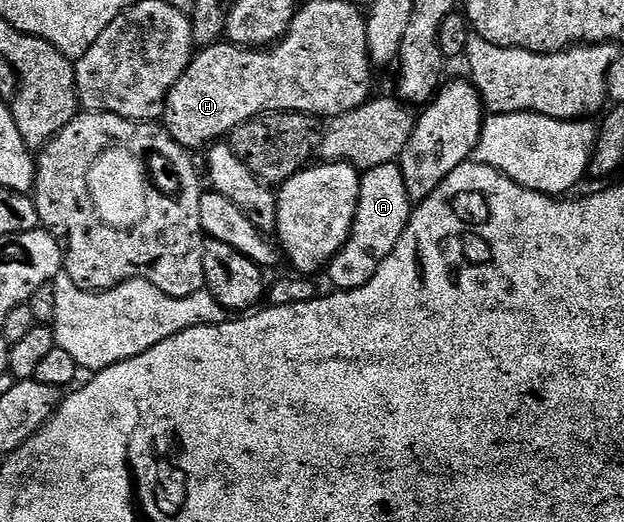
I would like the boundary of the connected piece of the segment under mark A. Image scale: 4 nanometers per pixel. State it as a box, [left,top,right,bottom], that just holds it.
[329,162,413,291]

